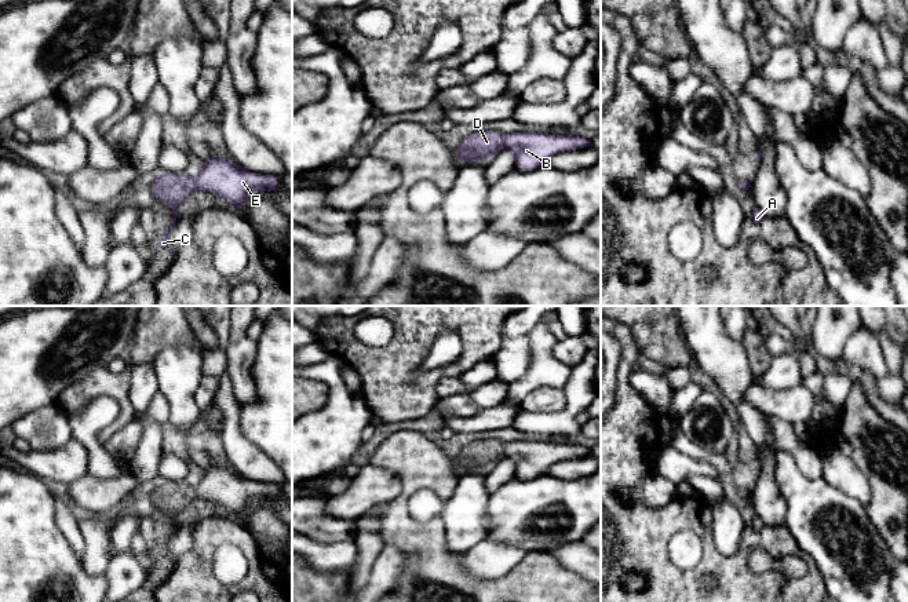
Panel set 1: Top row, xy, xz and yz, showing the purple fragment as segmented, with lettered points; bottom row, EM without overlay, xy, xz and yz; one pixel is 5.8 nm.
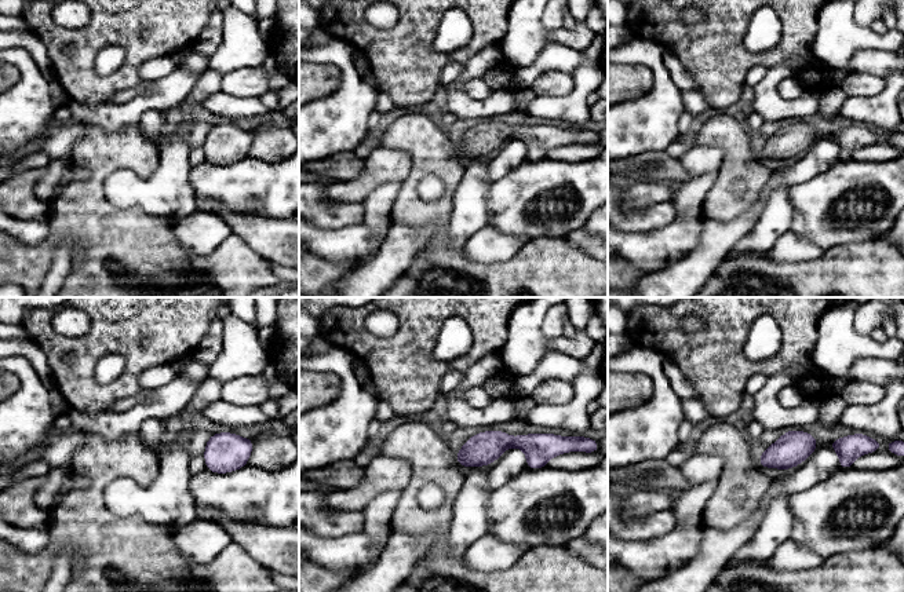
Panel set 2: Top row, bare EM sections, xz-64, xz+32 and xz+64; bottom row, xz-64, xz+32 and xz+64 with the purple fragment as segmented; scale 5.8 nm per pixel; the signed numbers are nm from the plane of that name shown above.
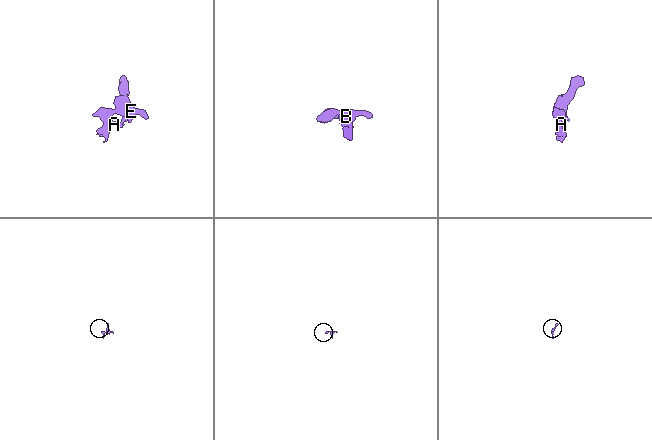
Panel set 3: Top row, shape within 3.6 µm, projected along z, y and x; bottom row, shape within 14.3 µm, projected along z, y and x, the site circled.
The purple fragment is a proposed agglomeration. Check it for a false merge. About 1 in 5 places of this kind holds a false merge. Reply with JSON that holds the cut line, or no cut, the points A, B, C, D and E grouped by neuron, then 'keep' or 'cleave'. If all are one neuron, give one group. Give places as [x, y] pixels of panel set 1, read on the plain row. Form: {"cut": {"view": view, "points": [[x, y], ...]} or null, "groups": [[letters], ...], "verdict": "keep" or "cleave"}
{"cut": null, "groups": [["A", "B", "C", "D", "E"]], "verdict": "keep"}

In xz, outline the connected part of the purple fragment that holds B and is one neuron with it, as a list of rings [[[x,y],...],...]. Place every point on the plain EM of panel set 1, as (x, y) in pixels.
[[[496,439],[475,441],[462,448],[455,457],[459,474],[473,470],[486,470],[500,455],[508,457],[515,466],[515,478],[532,479],[544,474],[544,470],[559,460],[584,457],[590,449],[577,444],[550,444],[543,441],[511,441]]]

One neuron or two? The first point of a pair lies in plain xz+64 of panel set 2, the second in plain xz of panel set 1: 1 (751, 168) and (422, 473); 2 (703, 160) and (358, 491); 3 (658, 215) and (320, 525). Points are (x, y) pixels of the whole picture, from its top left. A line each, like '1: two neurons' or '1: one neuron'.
1: one neuron
2: one neuron
3: one neuron

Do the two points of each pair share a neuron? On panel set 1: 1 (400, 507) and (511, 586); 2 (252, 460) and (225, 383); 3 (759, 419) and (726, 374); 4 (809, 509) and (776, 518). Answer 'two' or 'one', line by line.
1: one
2: one
3: one
4: two

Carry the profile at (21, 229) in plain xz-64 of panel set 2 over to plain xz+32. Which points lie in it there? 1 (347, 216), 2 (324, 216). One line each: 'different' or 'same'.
1: different
2: different

